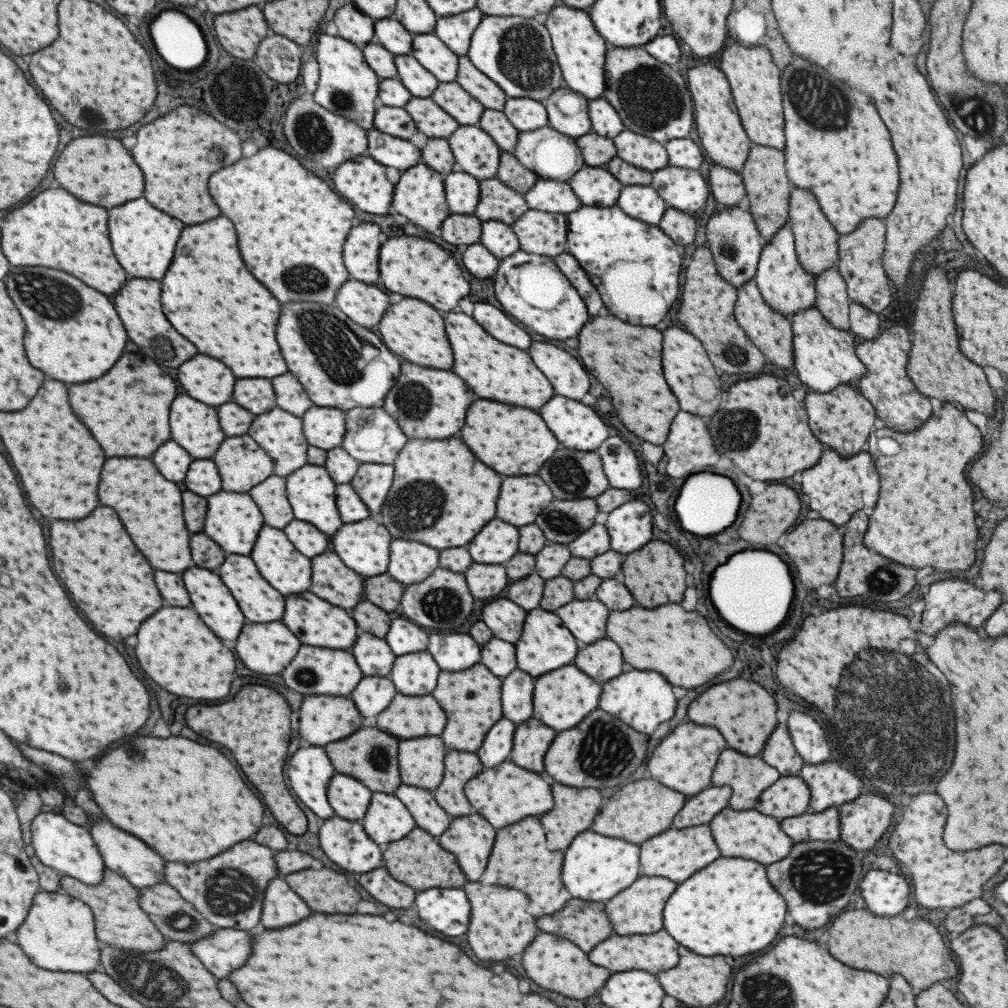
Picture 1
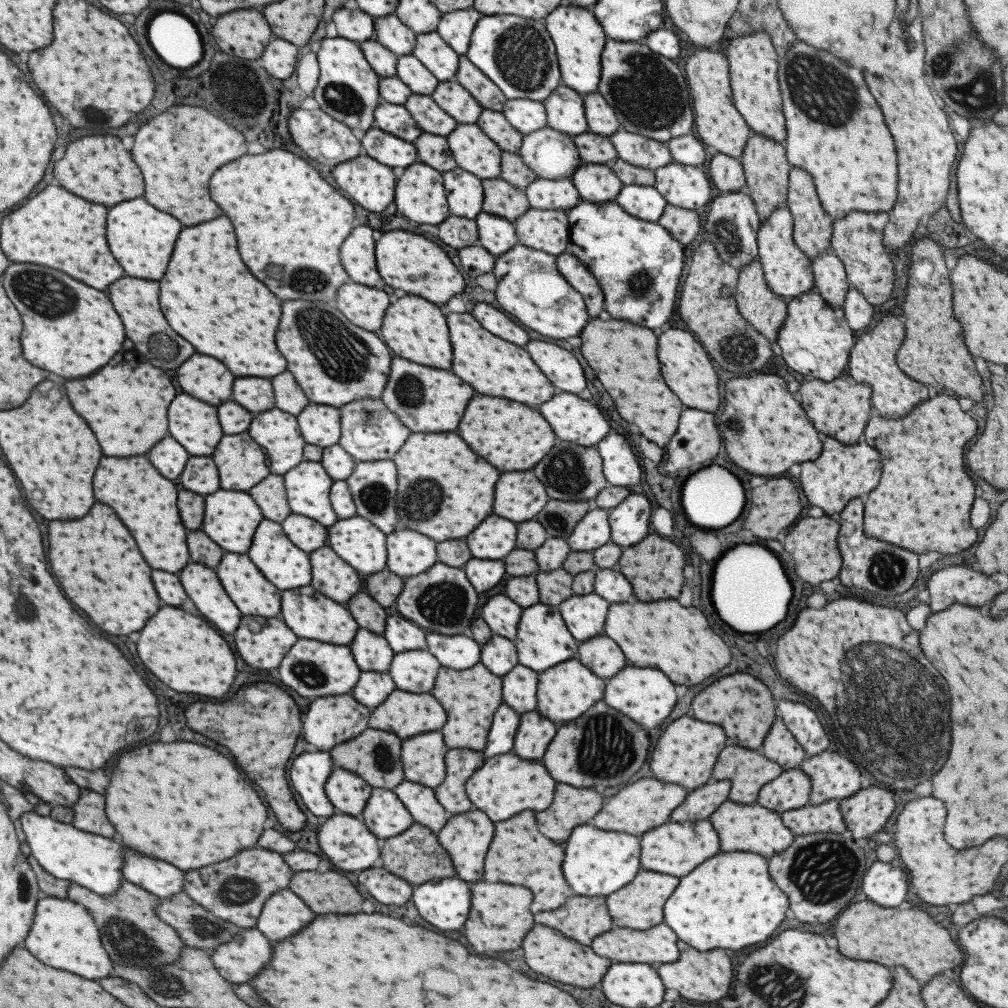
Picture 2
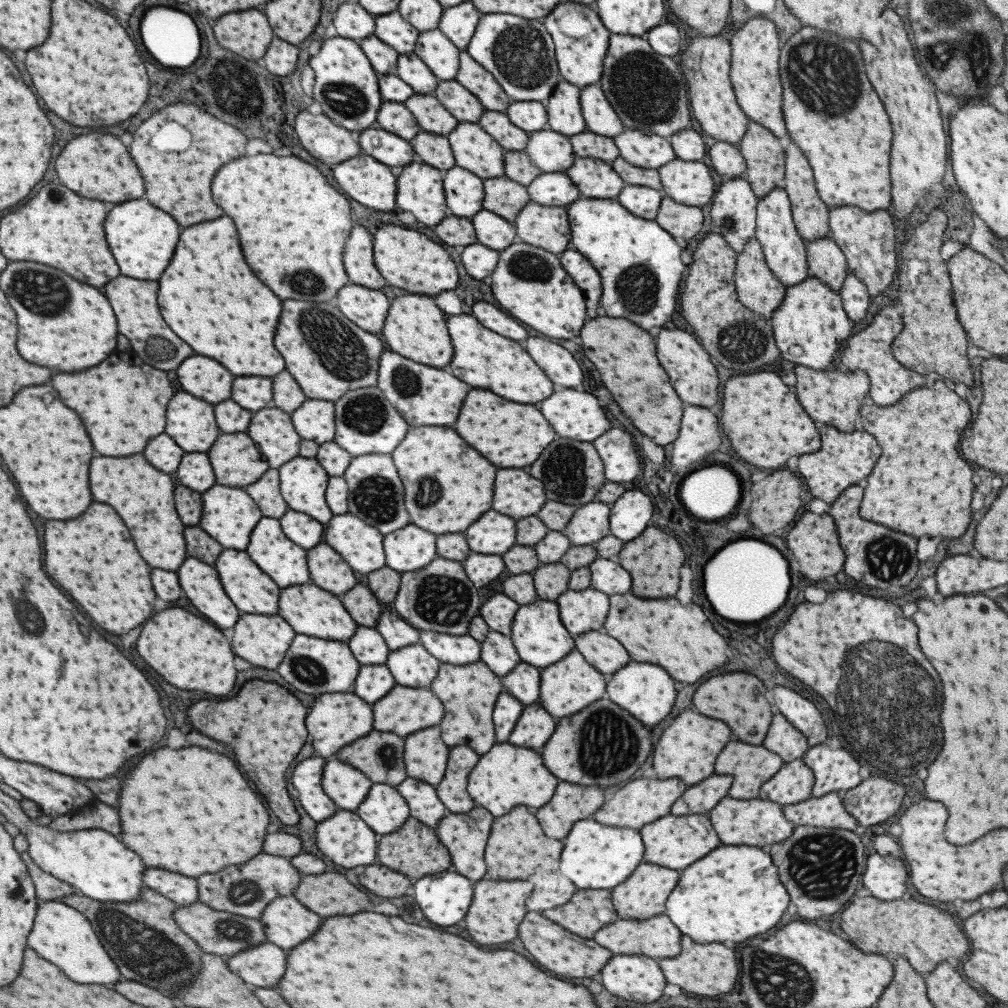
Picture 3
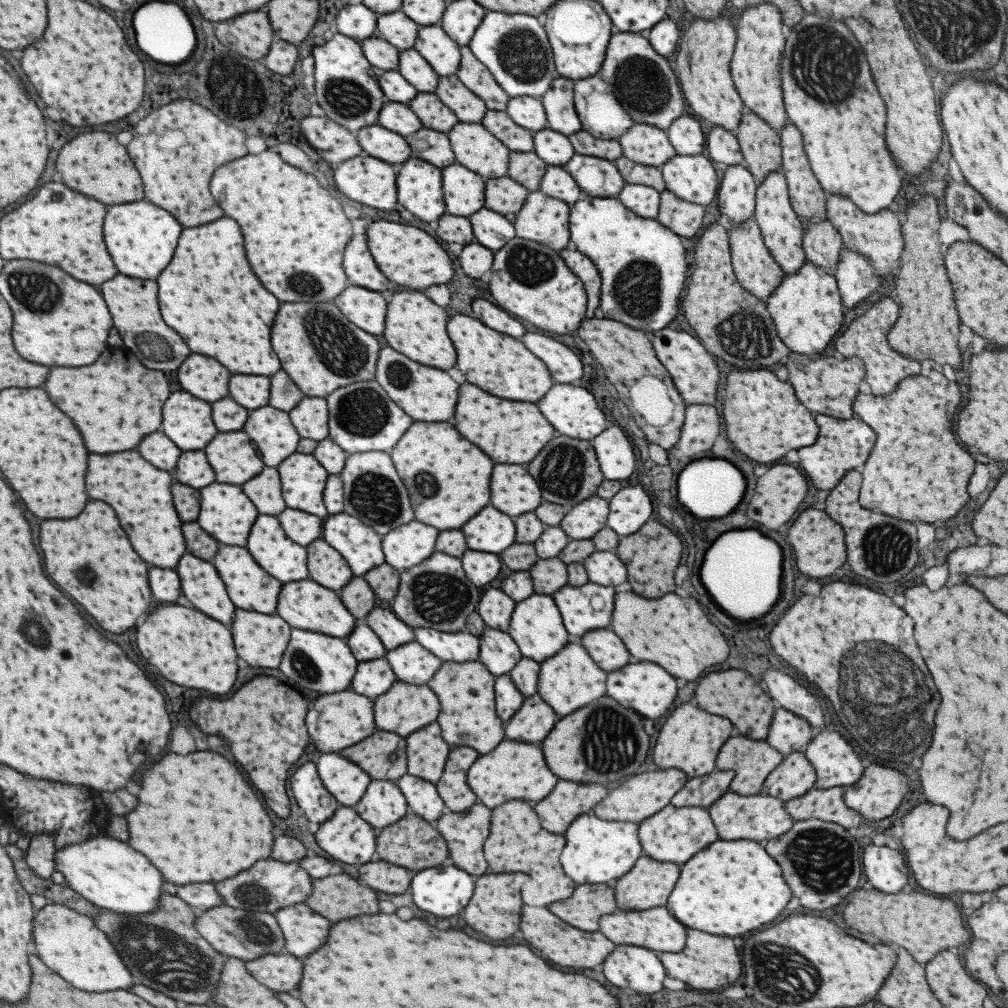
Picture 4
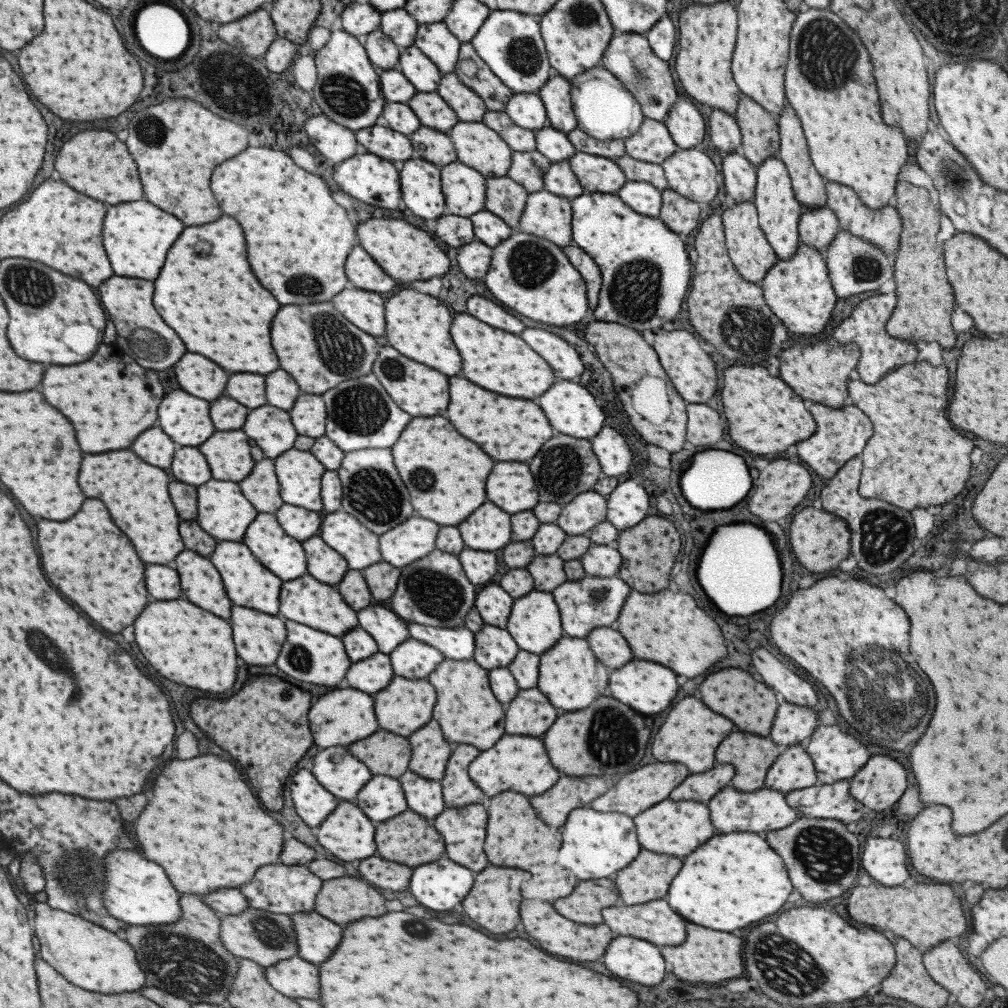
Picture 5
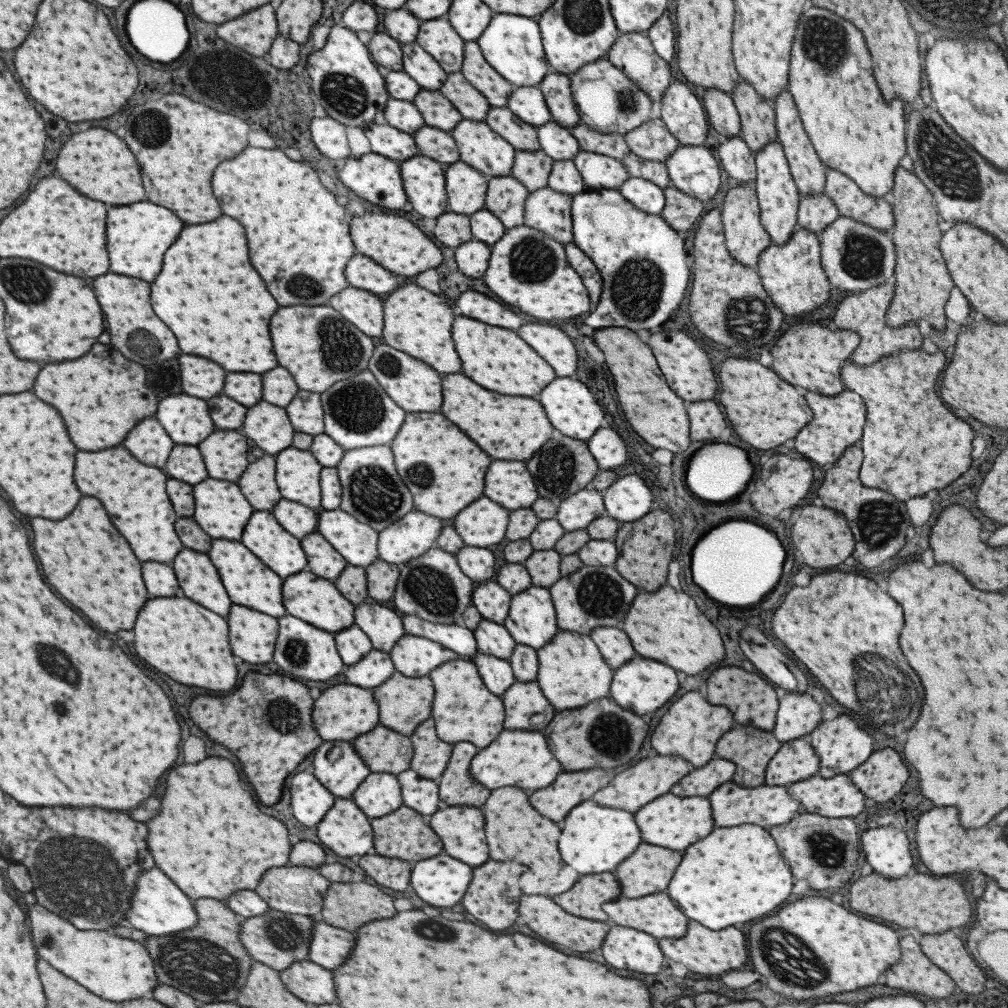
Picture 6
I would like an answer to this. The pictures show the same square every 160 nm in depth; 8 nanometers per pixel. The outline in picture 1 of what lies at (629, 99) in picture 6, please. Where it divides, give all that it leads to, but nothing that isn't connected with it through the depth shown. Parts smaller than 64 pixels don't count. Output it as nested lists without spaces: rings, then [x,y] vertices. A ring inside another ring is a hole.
[[[602,97],[588,99],[588,115],[592,131],[599,136],[613,138],[625,129],[615,109]]]

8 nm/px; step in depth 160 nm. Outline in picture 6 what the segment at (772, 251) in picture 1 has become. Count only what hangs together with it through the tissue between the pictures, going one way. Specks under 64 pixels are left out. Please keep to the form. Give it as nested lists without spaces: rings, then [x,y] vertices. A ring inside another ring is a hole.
[[[775,140],[768,142],[761,150],[754,153],[756,177],[753,187],[758,199],[758,215],[761,226],[770,236],[773,244],[785,244],[797,226],[796,212],[800,194],[789,172],[782,146]]]

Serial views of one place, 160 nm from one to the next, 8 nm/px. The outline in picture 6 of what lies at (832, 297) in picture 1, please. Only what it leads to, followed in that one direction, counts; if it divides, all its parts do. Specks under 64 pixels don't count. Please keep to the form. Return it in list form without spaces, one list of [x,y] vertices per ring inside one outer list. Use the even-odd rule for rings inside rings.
[[[824,191],[817,196],[799,197],[796,224],[816,236],[838,216],[840,216],[838,210]]]

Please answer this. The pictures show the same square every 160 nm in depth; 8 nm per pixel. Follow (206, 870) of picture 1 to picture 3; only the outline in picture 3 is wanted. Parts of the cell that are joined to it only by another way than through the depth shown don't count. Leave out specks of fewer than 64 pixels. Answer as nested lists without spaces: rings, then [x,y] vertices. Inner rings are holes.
[[[257,854],[255,858],[227,866],[215,874],[203,874],[197,878],[197,898],[213,910],[229,912],[245,918],[258,919],[263,909],[274,898],[293,894],[293,888],[299,884],[297,870],[289,864],[287,858]]]

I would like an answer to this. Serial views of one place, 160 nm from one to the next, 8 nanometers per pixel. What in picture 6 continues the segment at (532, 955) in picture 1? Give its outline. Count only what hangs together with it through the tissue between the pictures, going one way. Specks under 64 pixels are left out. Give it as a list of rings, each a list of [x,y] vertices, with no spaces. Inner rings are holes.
[[[537,894],[519,898],[519,916],[531,932],[535,932],[535,934],[541,932],[543,940],[553,942],[553,944],[561,944],[561,946],[575,950],[575,952],[593,952],[595,948],[601,946],[607,931],[610,929],[609,922],[575,918],[575,916],[563,912],[559,906],[555,906],[549,898],[543,898]]]

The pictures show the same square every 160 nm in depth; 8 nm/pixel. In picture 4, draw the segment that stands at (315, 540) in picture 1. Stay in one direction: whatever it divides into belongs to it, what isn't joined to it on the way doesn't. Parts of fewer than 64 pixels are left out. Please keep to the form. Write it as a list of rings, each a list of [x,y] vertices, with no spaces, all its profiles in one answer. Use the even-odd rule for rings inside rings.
[[[285,507],[276,517],[287,538],[295,544],[307,546],[321,534],[322,519],[302,510]]]

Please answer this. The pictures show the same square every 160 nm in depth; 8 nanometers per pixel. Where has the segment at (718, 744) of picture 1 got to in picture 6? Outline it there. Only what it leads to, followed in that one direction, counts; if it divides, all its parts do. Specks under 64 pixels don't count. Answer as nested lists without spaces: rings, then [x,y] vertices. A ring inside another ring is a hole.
[[[687,692],[677,702],[673,702],[669,706],[669,710],[661,716],[649,742],[657,754],[661,754],[661,756],[675,754],[675,756],[681,756],[683,760],[687,760],[689,764],[693,764],[695,768],[699,768],[711,760],[715,742],[719,740],[719,736],[723,732],[731,729],[731,724],[733,724],[731,712],[727,708],[711,706],[697,692]]]

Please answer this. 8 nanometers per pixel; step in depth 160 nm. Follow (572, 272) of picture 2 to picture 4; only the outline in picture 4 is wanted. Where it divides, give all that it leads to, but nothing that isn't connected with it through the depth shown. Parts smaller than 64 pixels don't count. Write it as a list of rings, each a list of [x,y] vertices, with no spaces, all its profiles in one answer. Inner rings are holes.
[[[561,249],[558,255],[565,262],[565,266],[583,282],[583,290],[587,296],[587,312],[584,318],[593,318],[593,312],[599,302],[599,274],[589,258],[585,258],[578,250]]]

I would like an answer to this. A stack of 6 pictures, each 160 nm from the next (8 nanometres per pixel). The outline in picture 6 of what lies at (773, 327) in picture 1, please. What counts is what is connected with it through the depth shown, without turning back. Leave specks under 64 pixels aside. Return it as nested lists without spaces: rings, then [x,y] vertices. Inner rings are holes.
[[[753,183],[738,184],[727,190],[723,203],[719,207],[720,221],[724,234],[724,245],[727,252],[737,262],[745,266],[755,267],[764,248],[770,245],[770,236],[761,226],[758,215],[758,199]]]

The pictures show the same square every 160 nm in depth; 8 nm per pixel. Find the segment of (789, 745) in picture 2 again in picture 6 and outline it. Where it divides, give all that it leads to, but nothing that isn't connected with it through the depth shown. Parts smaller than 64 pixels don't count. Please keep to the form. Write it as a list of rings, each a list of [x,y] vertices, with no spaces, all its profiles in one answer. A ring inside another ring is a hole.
[[[791,694],[778,699],[774,727],[769,731],[781,743],[806,737],[820,722],[819,704],[809,694]]]

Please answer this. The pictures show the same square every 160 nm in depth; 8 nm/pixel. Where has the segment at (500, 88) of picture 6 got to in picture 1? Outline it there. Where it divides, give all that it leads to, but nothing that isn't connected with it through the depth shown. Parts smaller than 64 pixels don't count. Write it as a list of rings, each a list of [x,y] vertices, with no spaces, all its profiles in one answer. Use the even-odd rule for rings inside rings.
[[[465,55],[458,57],[454,81],[484,109],[501,111],[504,107],[507,99],[504,92],[487,76],[479,72]]]

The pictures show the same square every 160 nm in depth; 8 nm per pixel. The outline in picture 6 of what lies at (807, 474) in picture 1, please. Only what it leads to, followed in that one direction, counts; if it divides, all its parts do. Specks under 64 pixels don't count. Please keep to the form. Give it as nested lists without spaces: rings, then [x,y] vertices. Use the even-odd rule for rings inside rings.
[[[847,388],[835,396],[823,396],[809,390],[803,392],[805,392],[807,406],[811,408],[813,414],[807,428],[803,428],[793,438],[795,450],[819,466],[832,464],[843,454],[847,446],[859,440],[865,422],[865,405],[858,394]]]

